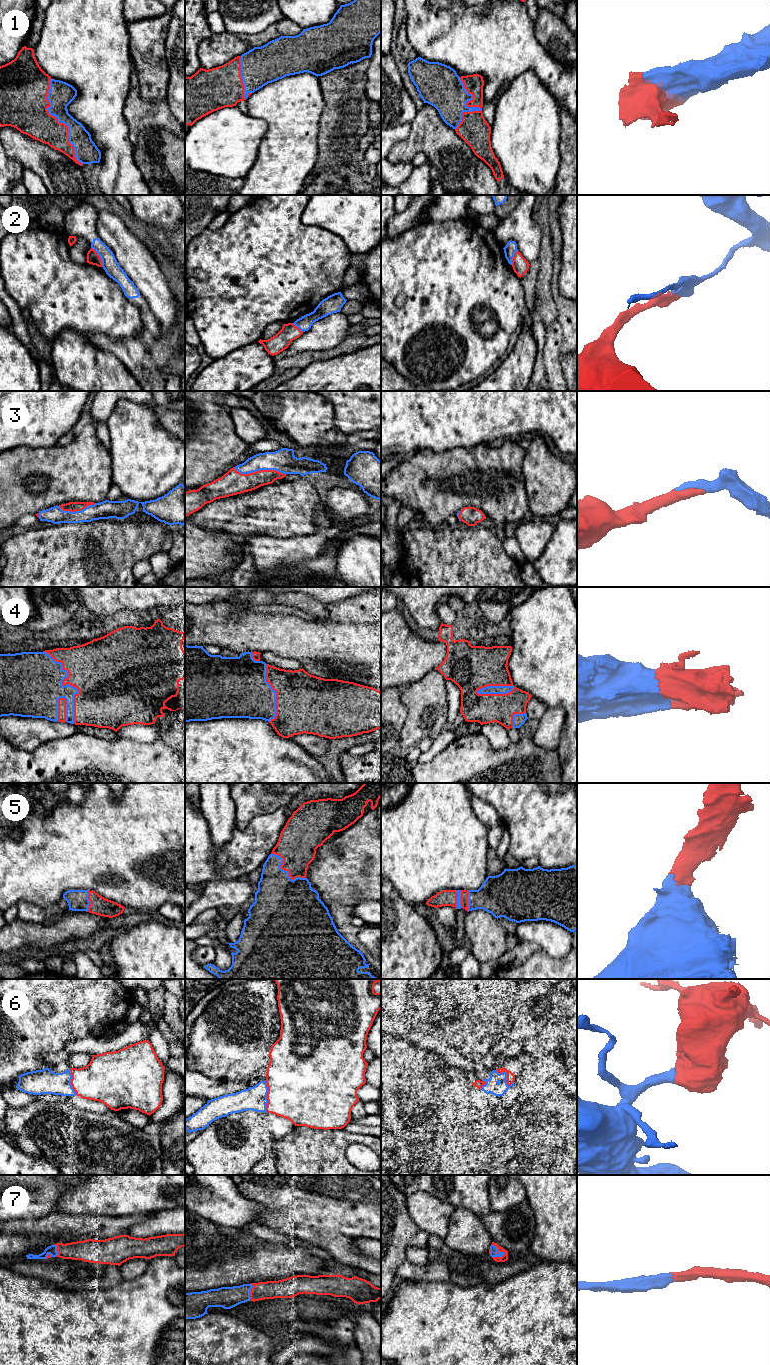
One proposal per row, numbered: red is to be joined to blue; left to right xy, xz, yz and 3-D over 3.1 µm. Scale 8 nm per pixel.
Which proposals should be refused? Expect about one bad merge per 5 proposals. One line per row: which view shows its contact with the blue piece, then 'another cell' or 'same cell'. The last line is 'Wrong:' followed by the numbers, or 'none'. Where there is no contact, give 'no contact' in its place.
1: contact in xy; same cell
2: contact in xy; another cell
3: contact in xz; same cell
4: contact in xy; same cell
5: contact in xz; same cell
6: contact in xz; same cell
7: contact in yz; same cell
Wrong: 2

